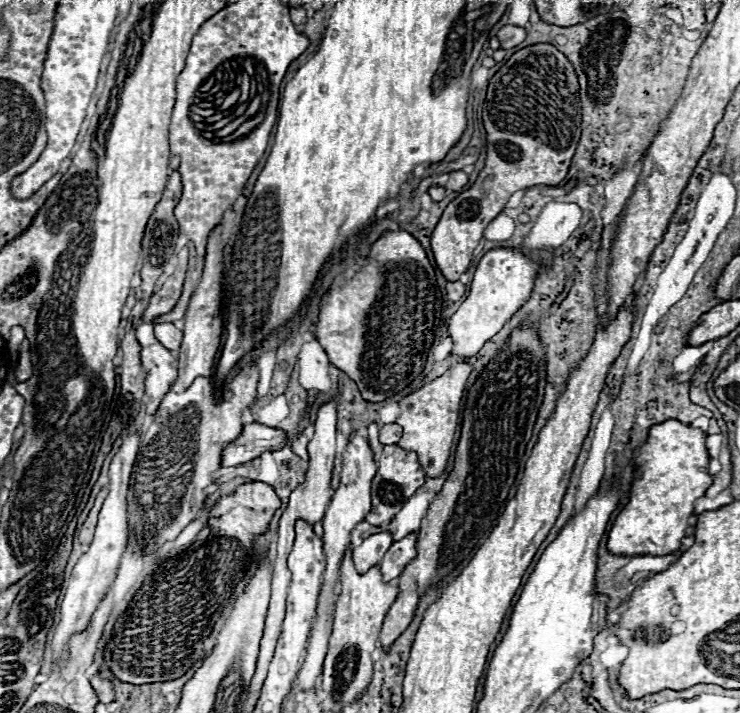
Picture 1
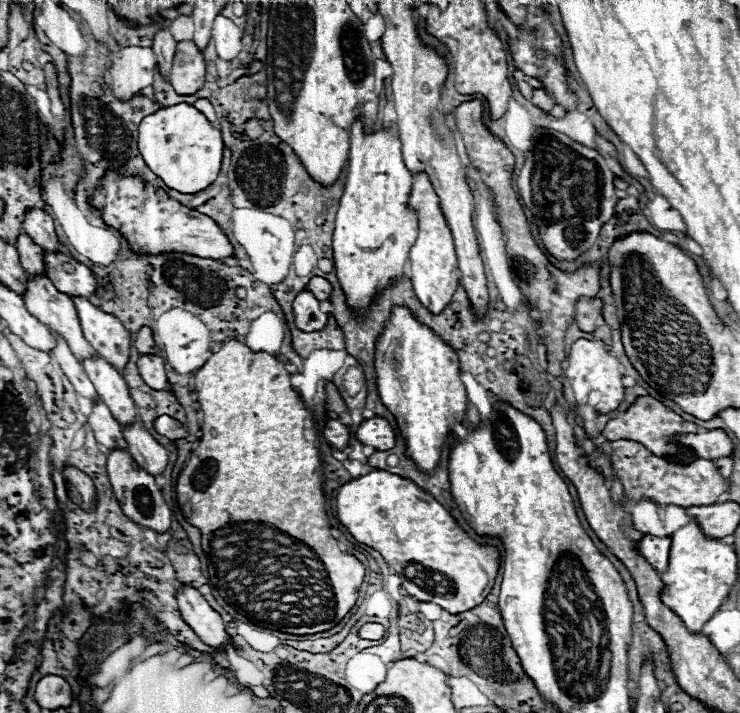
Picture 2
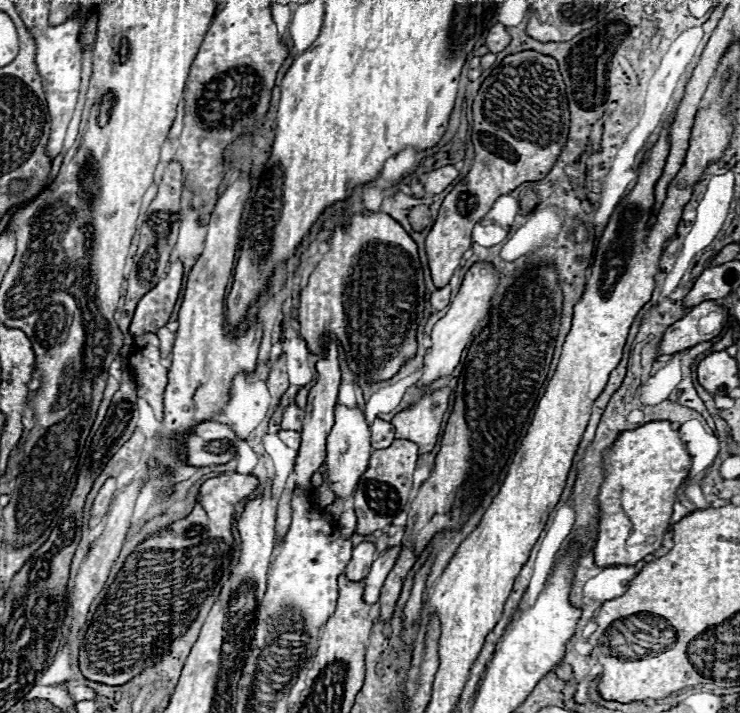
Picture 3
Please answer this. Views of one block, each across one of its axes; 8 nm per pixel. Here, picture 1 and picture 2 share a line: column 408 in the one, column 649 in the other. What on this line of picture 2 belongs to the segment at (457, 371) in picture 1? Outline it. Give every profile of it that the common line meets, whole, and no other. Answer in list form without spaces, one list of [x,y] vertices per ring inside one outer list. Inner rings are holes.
[[[638,396],[636,402],[620,416],[612,418],[606,428],[604,428],[604,436],[608,440],[632,440],[632,442],[640,442],[642,446],[648,446],[648,450],[652,450],[652,454],[660,454],[660,458],[668,458],[668,462],[680,462],[680,454],[688,448],[682,442],[676,440],[676,434],[690,434],[690,432],[700,432],[700,428],[692,422],[686,422],[682,416],[678,416],[674,410],[666,408],[660,400],[656,400],[654,396]]]

